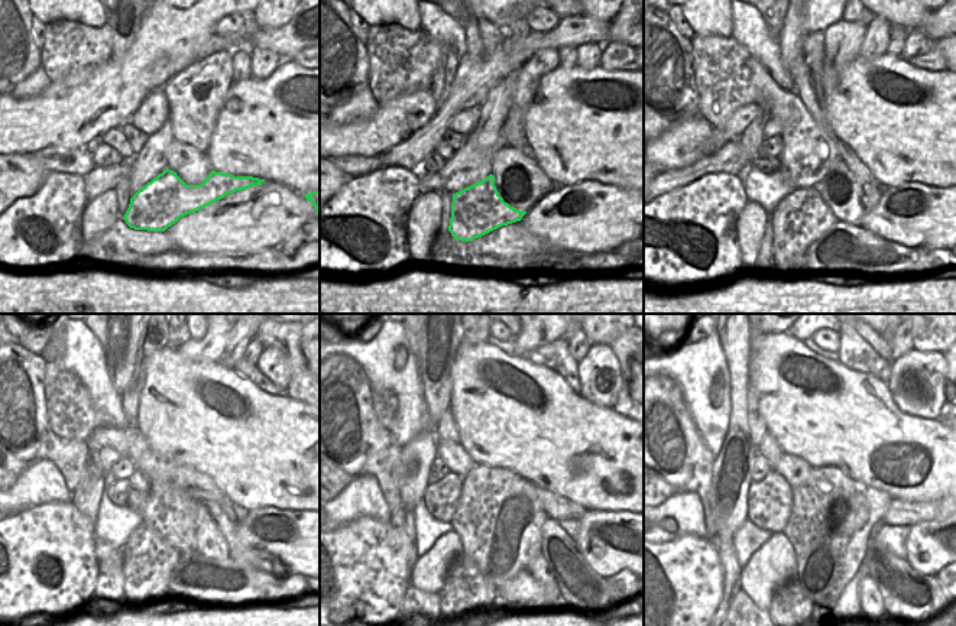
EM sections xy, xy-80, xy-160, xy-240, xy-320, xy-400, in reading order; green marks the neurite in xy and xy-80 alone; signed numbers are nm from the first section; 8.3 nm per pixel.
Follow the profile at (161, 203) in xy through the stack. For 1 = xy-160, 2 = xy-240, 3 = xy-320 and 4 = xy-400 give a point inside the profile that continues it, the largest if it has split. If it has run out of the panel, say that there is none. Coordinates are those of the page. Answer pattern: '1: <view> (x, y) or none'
1: xy-160 (801, 217)
2: xy-240 (146, 558)
3: xy-320 (466, 587)
4: xy-400 (790, 607)

